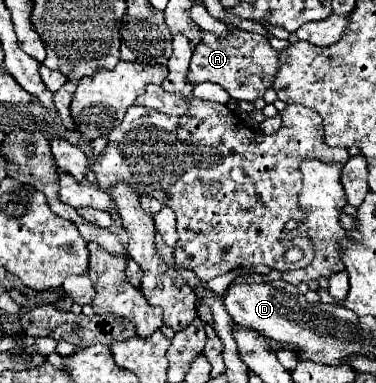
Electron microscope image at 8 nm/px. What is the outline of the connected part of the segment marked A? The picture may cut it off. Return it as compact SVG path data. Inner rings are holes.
M228 25L228 33L224 37L216 37L214 33L204 29L200 29L200 35L202 39L194 47L194 57L188 69L190 85L198 85L204 81L218 83L236 101L254 101L262 97L266 89L272 87L274 77L280 69L280 61L278 61L278 51L270 47L268 39L256 33L252 35L234 25Z

